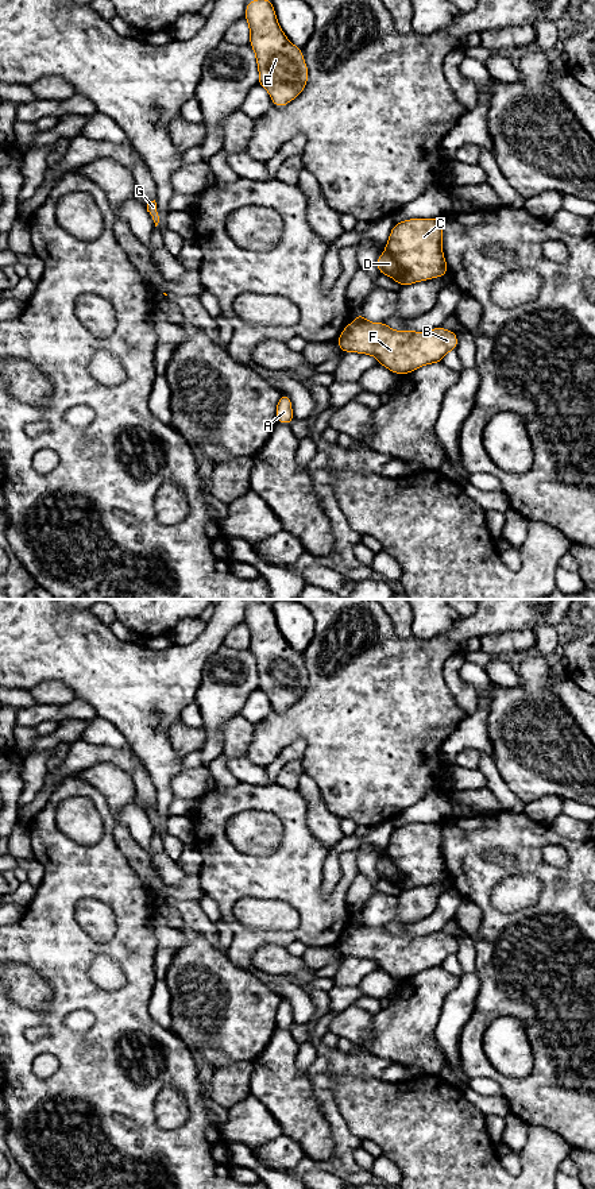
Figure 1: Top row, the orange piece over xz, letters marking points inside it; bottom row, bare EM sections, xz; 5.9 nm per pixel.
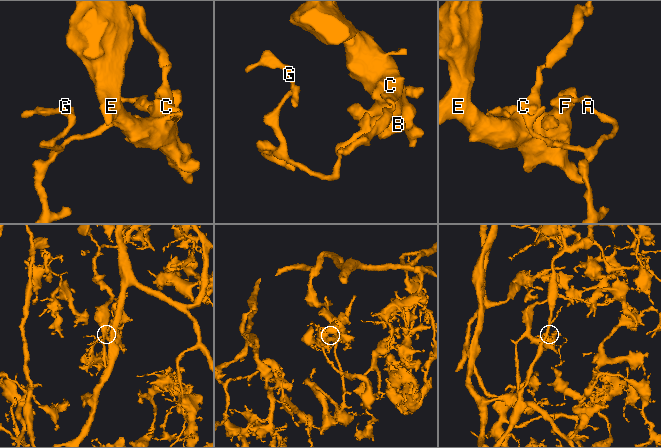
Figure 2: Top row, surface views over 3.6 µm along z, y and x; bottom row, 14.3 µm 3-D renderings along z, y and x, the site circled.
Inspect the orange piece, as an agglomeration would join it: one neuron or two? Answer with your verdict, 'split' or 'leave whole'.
split

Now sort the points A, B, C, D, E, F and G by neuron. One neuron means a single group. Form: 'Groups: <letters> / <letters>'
Groups: A G / B C D E F

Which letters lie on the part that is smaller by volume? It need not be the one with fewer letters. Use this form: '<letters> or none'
A, G

